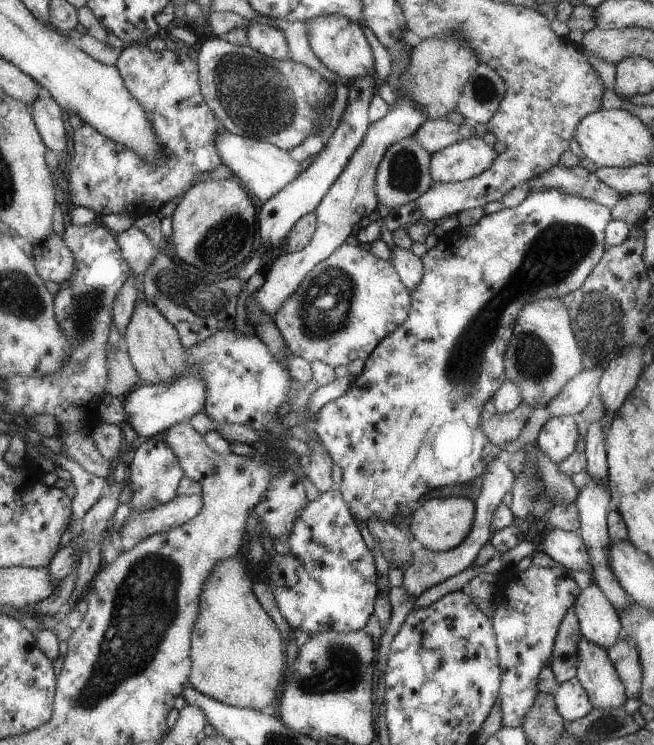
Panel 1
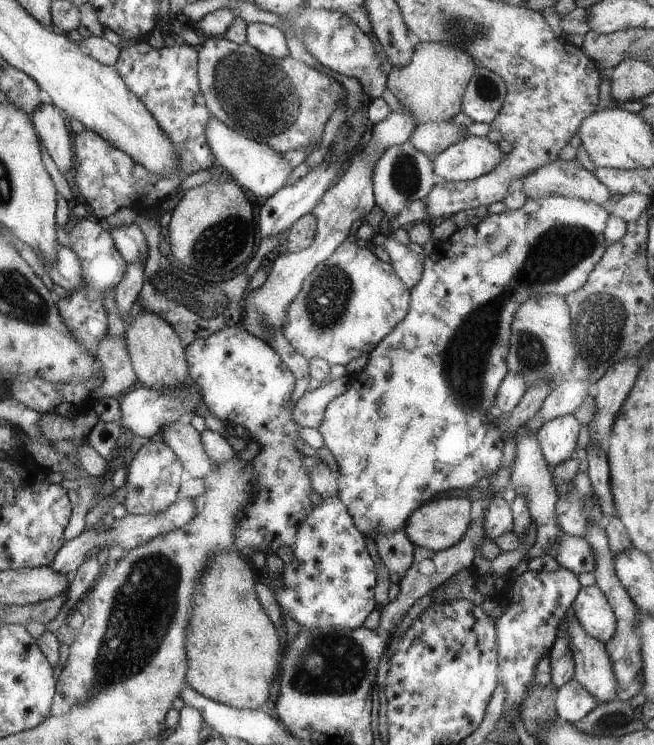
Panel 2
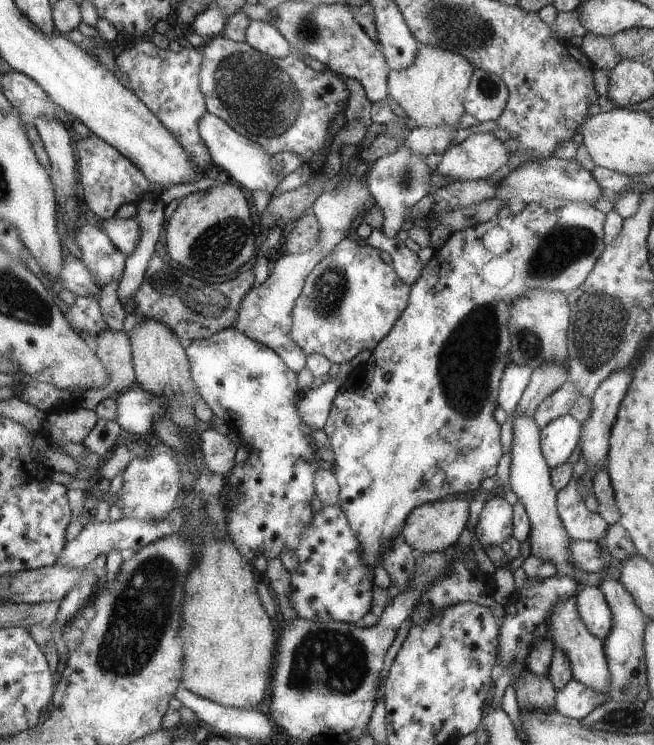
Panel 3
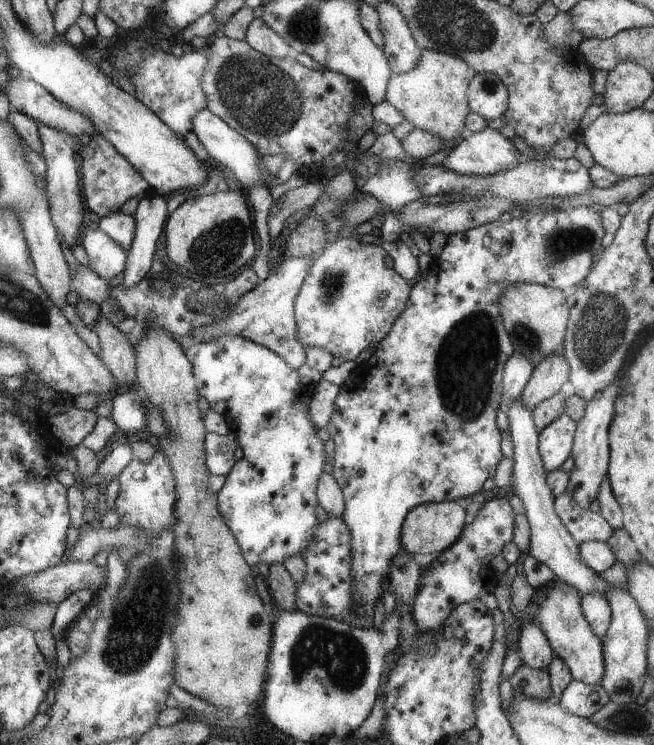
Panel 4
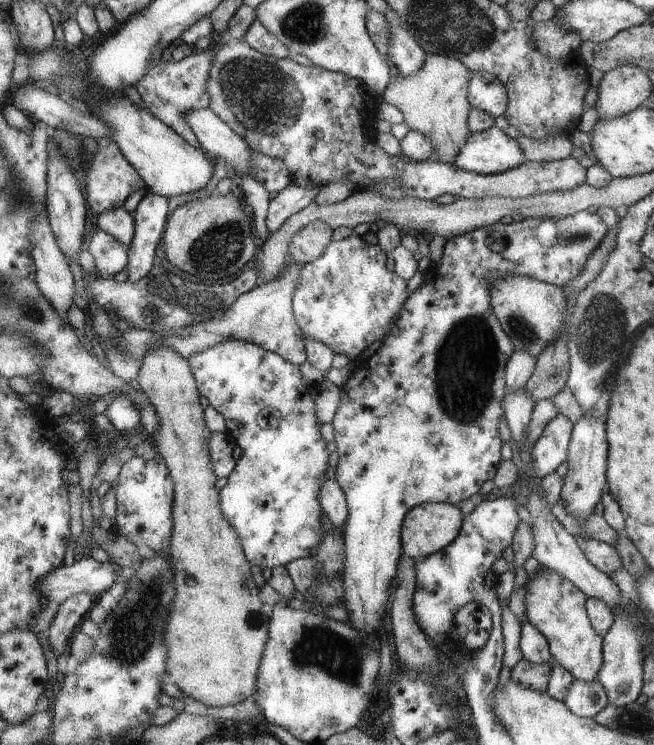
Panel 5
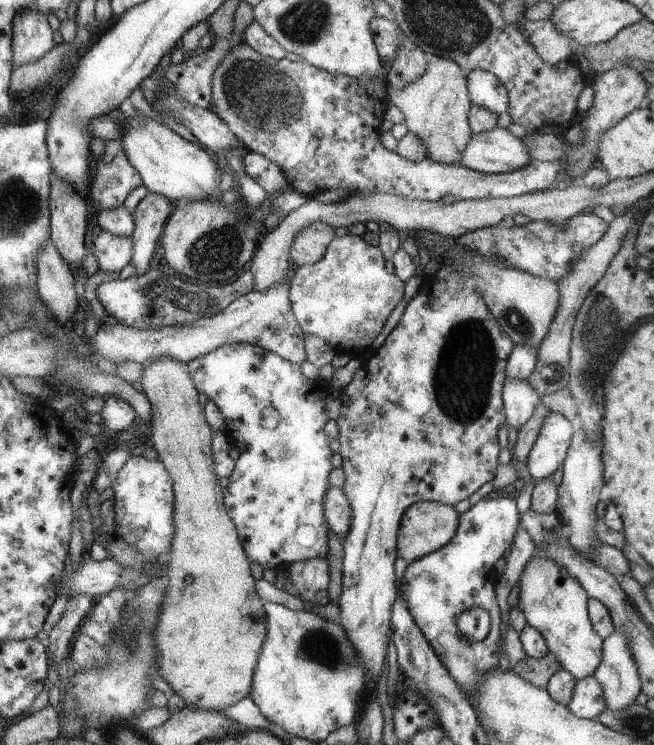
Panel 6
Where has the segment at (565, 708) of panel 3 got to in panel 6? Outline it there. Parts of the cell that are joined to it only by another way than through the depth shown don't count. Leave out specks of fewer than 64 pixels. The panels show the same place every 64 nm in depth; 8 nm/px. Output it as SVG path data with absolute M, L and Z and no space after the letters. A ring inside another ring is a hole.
M593 676L577 679L571 703L567 707L582 719L595 719L602 714L606 703L600 683Z

